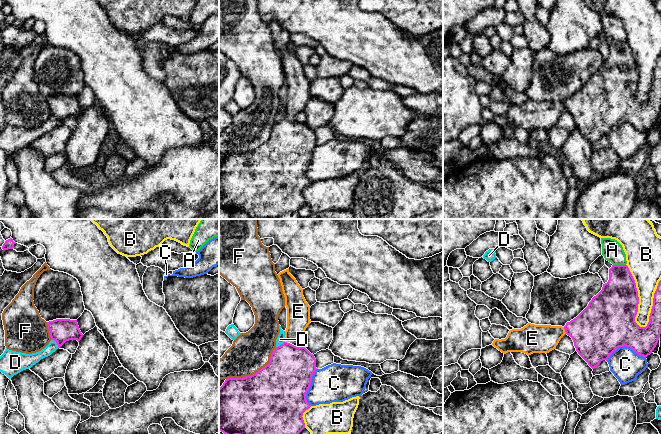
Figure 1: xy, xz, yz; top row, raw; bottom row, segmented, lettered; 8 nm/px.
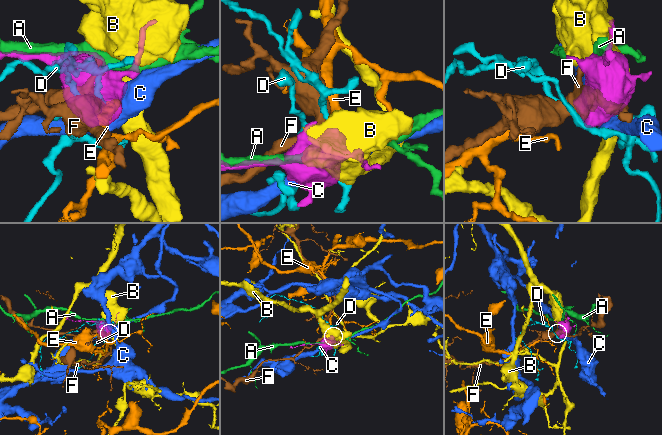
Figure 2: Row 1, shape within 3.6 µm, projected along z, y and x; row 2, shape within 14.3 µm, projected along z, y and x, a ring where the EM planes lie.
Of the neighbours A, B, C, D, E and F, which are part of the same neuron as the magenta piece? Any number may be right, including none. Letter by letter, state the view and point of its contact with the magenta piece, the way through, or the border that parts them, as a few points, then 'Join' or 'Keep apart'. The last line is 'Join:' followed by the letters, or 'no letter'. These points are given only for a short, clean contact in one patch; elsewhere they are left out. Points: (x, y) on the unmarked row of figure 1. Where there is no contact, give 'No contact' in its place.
A: Touches magenta at yz (619, 41). Keep apart
B: Touches magenta at yz (638, 74). Keep apart
C: Touches magenta at yz (625, 121). Keep apart
D: Touches magenta at xy (56, 118). Boundary: xy (51, 115), (59, 123). Keep apart
E: Touches magenta at yz (565, 106). Path across: yz (596, 108), (565, 106), (545, 114), (535, 114). Join
F: Touches magenta at xz (256, 148). Keep apart
Join: E

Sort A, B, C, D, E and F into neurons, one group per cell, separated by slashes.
A / B / C / D / E / F

